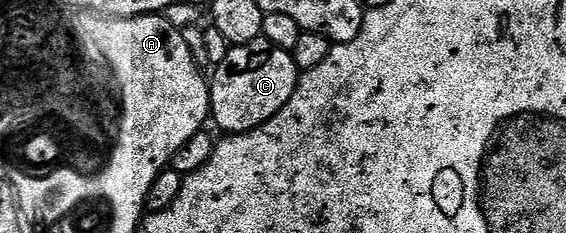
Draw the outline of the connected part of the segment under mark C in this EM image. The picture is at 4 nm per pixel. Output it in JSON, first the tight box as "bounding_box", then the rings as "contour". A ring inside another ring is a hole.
{"bounding_box":[209,39,299,135],"contour":[[[258,39],[250,45],[235,45],[230,48],[227,59],[212,70],[209,81],[209,108],[212,124],[217,124],[222,134],[240,135],[266,125],[291,99],[297,86],[299,70],[293,62],[293,54],[288,49],[280,49],[264,39]]]}

